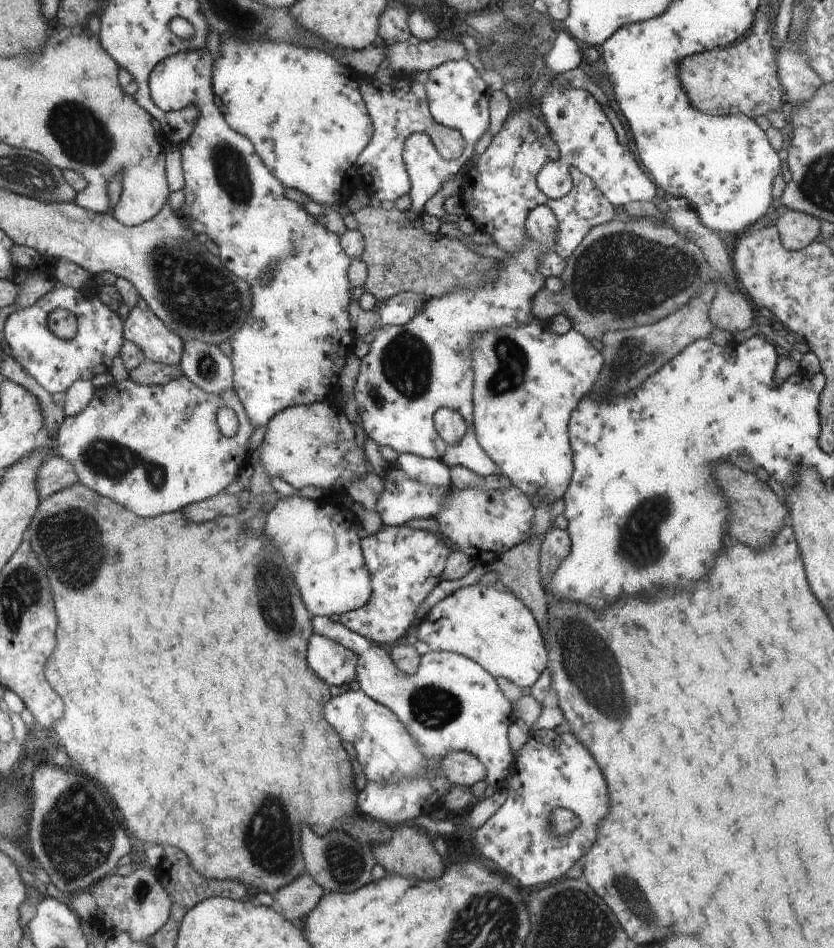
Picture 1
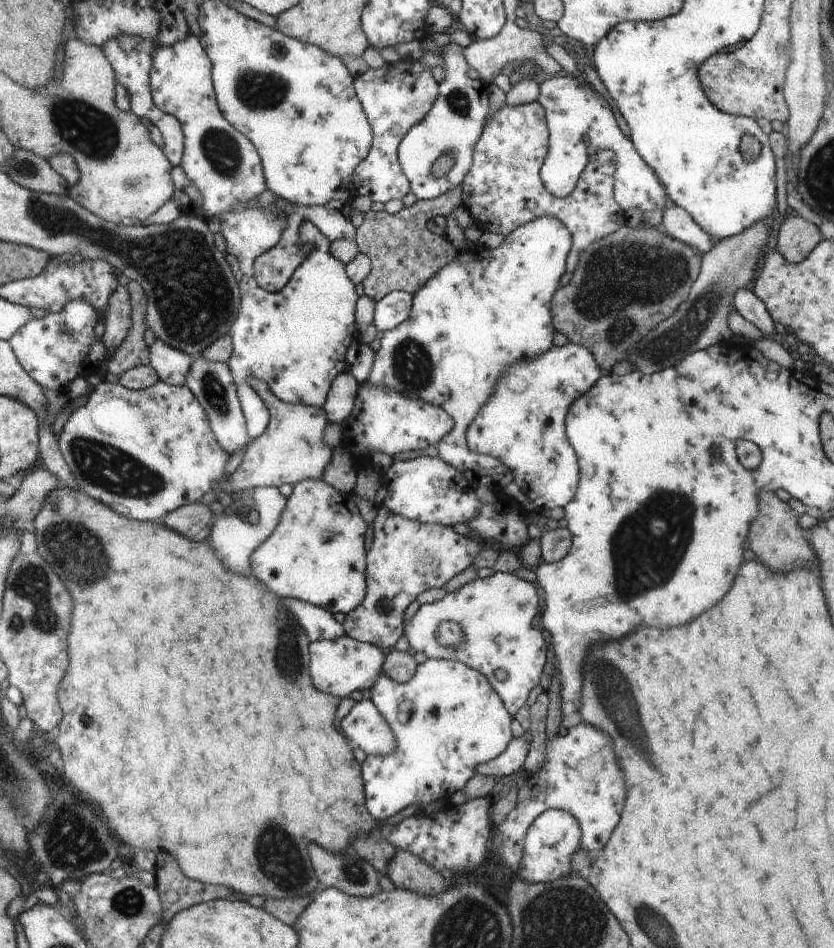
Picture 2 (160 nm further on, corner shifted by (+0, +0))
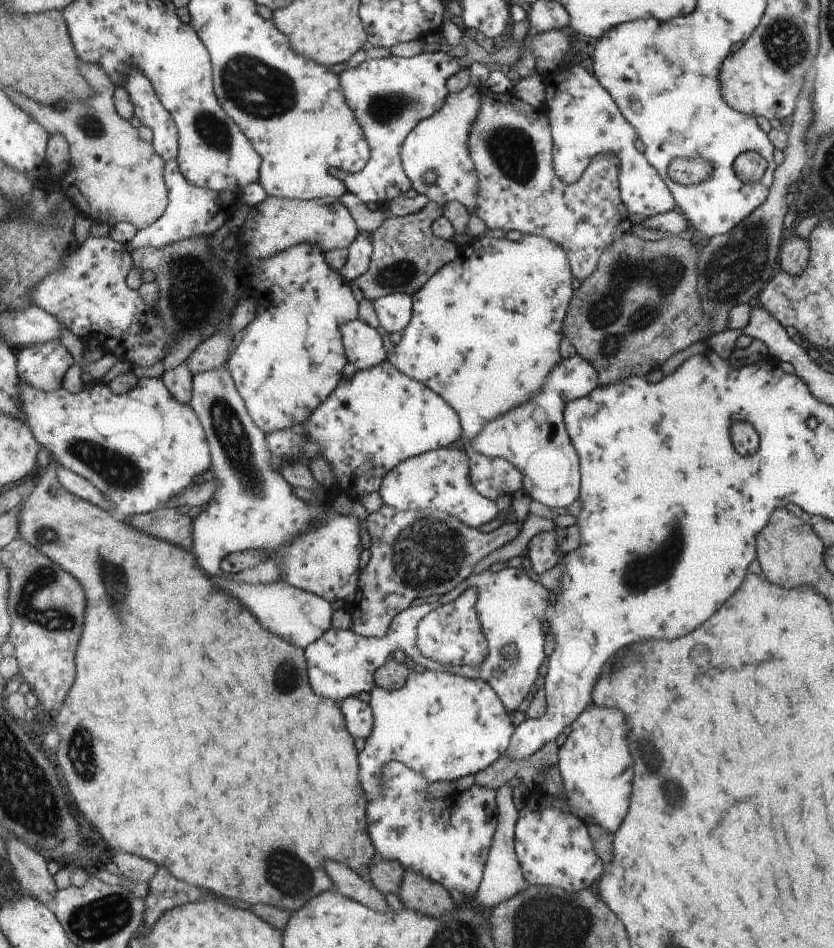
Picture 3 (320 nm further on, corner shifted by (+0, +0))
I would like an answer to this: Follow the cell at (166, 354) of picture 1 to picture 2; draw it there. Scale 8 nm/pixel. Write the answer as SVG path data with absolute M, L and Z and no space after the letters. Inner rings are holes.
M158 338L149 346L149 357L149 365L156 371L159 380L175 387L186 384L186 377L195 359Z

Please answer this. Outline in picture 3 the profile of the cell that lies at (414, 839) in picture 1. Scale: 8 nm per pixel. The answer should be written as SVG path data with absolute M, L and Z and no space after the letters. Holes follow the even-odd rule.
M404 869L397 896L406 909L437 919L456 908L449 892L442 885L429 881L410 869Z

